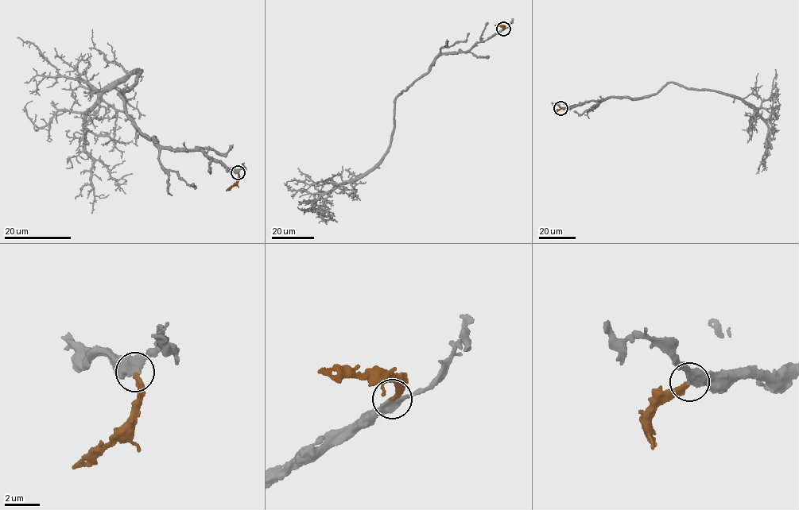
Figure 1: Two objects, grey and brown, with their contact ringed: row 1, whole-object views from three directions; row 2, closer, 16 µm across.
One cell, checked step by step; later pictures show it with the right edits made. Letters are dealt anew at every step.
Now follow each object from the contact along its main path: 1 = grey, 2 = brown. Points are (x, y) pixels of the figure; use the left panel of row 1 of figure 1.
1: (238, 172), (199, 150), (163, 146), (133, 125), (119, 93), (135, 83), (138, 68), (87, 117), (91, 213)
2: (238, 172), (238, 180), (226, 191)

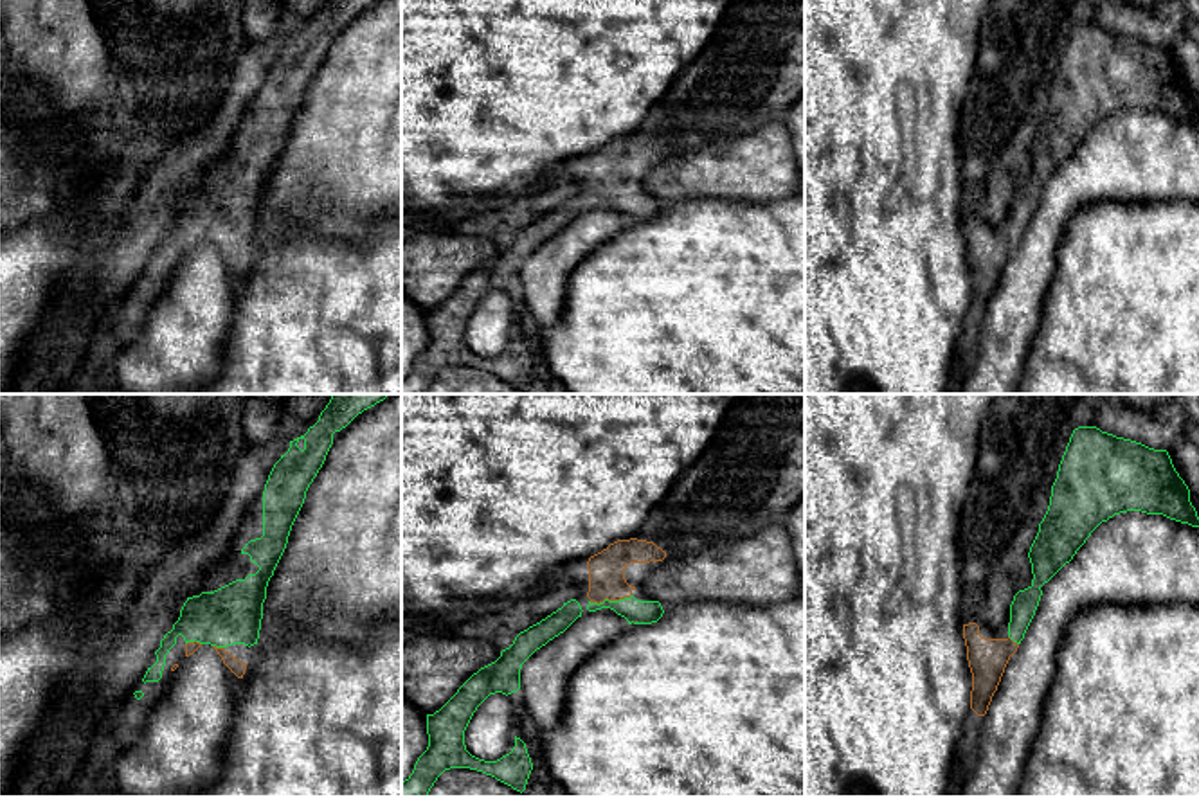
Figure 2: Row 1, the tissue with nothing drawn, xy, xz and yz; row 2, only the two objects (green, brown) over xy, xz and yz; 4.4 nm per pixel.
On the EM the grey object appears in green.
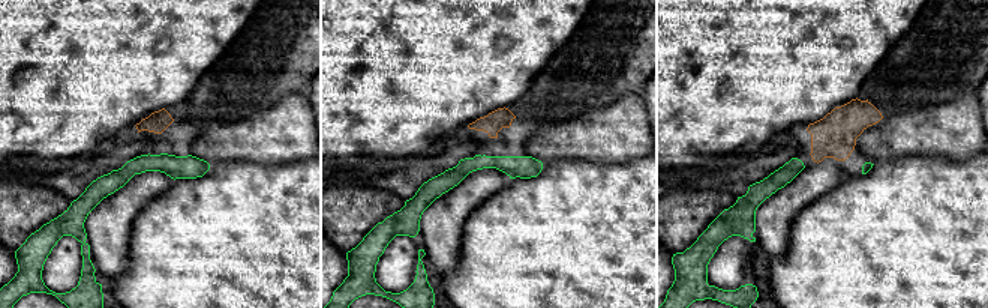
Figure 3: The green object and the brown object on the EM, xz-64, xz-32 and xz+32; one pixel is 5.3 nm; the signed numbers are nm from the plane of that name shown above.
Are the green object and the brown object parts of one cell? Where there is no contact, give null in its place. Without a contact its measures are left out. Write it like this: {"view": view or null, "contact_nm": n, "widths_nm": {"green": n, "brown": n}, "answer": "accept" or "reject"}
{"view": "xz", "contact_nm": 190, "widths_nm": {"green": 110, "brown": 160}, "answer": "accept"}

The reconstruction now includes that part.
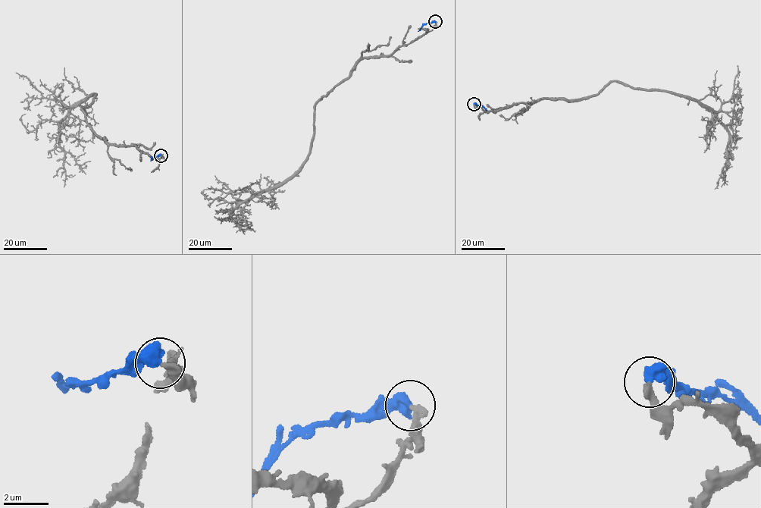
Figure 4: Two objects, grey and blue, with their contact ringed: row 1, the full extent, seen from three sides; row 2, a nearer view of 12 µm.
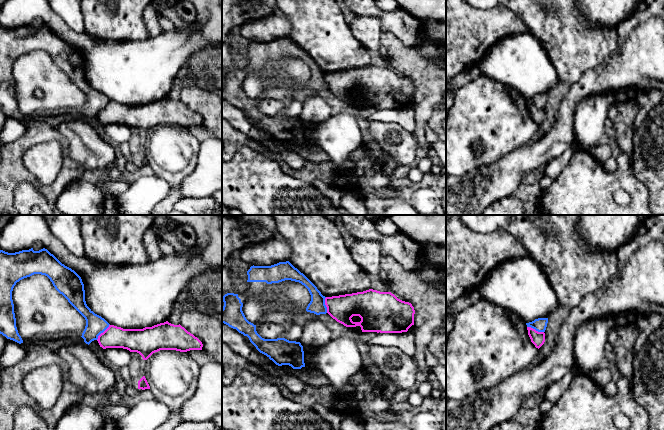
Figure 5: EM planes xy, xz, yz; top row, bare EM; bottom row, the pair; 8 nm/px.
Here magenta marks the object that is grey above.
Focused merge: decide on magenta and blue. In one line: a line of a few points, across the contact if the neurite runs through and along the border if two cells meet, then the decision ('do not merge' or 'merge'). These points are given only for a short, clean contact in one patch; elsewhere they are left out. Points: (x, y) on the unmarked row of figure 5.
line yz (527, 102), (543, 108); do not merge

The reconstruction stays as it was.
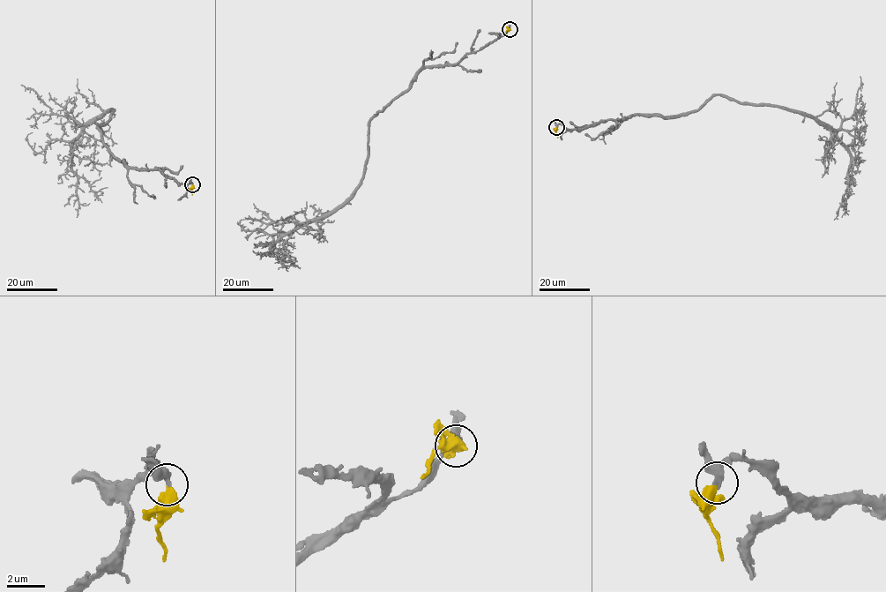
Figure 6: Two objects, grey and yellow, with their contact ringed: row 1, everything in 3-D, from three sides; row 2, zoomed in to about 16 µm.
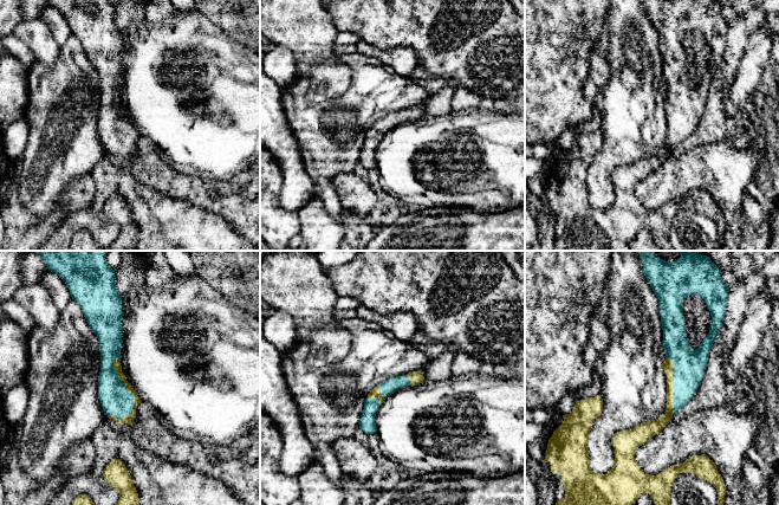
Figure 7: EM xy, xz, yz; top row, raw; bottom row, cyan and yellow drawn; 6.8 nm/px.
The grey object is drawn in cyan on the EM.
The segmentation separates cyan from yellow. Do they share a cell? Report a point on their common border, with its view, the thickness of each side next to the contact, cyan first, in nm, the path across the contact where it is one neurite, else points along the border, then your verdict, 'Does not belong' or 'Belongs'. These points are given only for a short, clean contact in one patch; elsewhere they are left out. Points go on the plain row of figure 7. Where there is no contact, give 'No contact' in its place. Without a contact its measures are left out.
Touches cyan at xy (128, 127). Thickness 200 nm (cyan) against 60 nm. Belongs

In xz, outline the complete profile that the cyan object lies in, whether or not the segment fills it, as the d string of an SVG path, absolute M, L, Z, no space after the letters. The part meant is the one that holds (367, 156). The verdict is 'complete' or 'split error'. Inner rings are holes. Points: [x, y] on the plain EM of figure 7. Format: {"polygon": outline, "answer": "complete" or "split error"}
{"polygon": "M415 106L403 111L392 112L375 122L368 129L368 132L364 136L364 144L359 153L359 163L368 170L376 168L377 162L375 157L375 151L384 135L400 123L405 123L408 121L417 121L422 118L423 115L423 108Z", "answer": "split error"}

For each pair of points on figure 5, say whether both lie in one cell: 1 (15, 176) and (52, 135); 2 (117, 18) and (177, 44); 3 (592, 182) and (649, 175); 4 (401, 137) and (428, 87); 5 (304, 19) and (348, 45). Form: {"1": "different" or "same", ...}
{"1": "same", "2": "different", "3": "different", "4": "different", "5": "same"}

